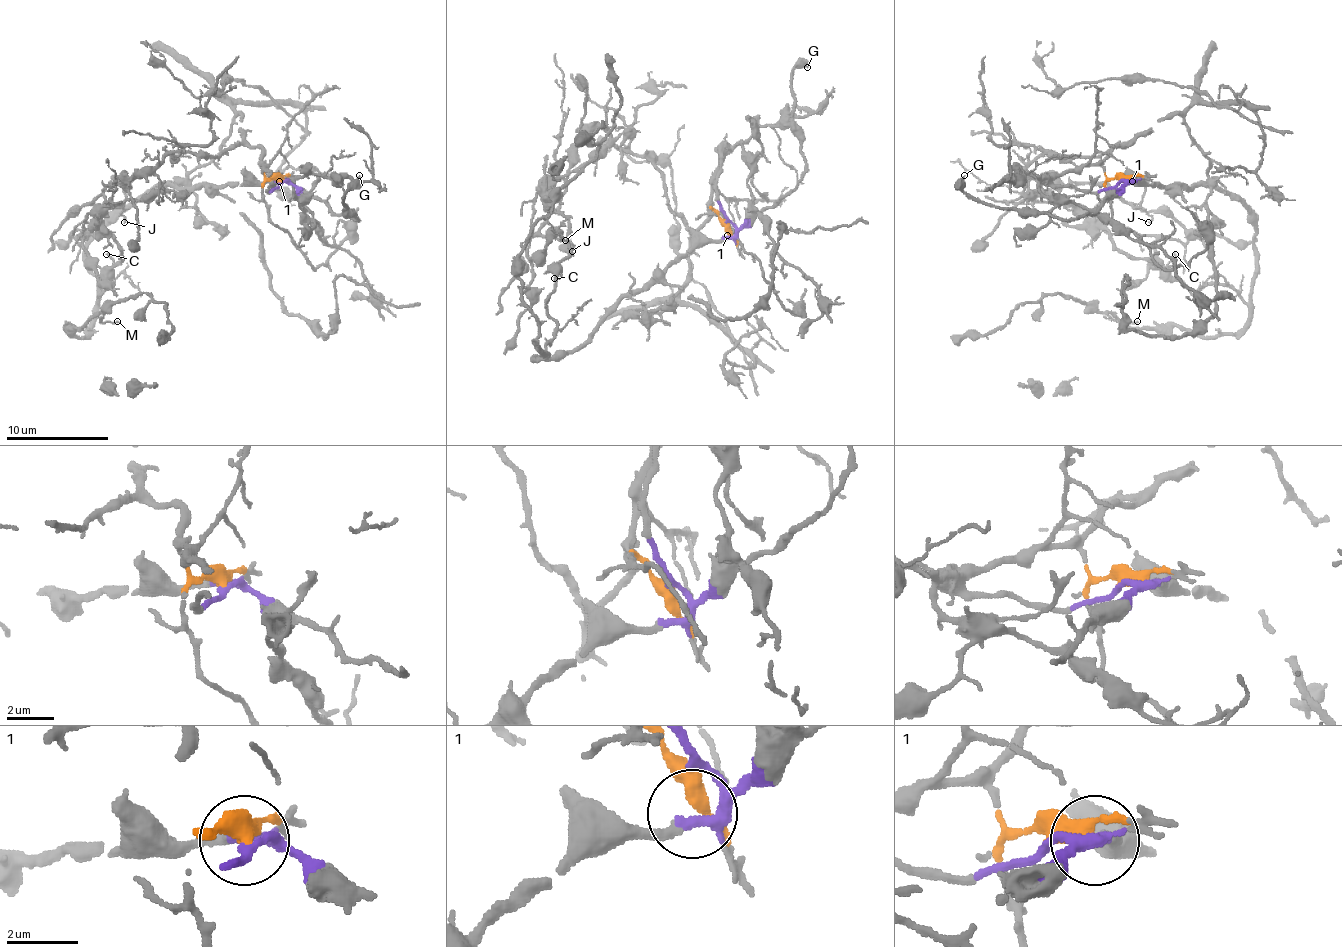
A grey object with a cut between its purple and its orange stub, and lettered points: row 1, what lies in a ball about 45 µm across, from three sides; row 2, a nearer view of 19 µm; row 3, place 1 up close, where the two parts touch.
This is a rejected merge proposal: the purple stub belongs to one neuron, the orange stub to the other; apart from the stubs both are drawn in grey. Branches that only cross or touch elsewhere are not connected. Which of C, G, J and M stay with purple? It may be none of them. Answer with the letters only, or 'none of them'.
C, G, M

